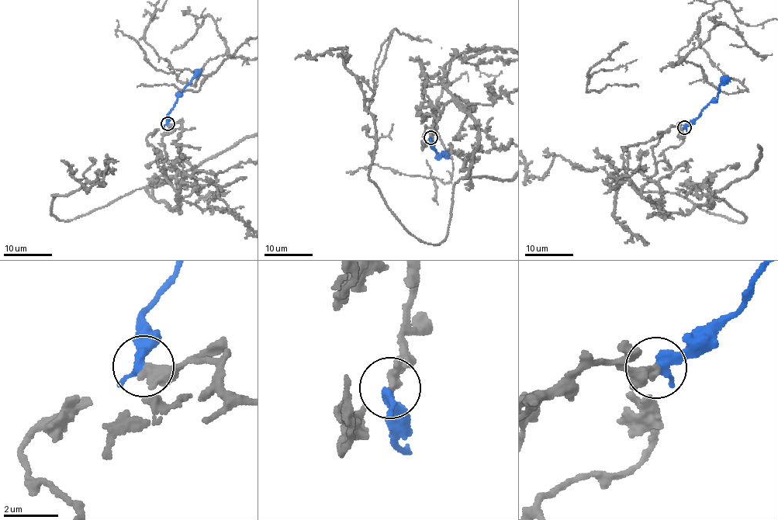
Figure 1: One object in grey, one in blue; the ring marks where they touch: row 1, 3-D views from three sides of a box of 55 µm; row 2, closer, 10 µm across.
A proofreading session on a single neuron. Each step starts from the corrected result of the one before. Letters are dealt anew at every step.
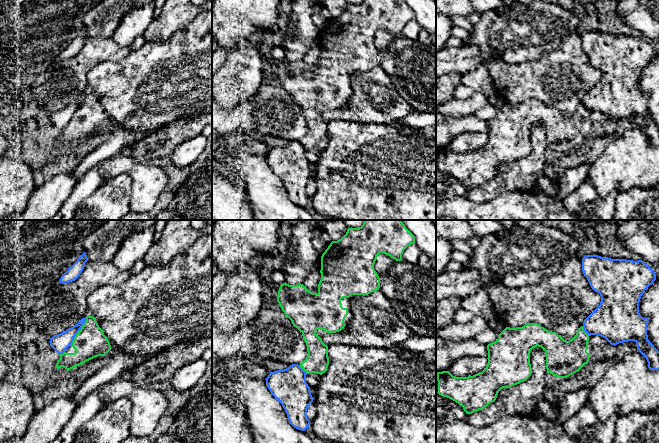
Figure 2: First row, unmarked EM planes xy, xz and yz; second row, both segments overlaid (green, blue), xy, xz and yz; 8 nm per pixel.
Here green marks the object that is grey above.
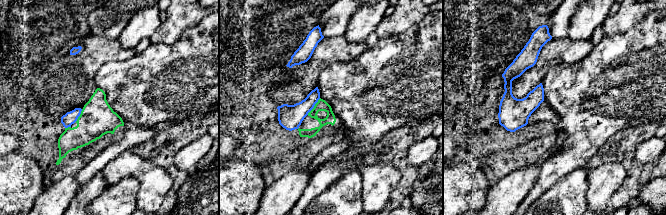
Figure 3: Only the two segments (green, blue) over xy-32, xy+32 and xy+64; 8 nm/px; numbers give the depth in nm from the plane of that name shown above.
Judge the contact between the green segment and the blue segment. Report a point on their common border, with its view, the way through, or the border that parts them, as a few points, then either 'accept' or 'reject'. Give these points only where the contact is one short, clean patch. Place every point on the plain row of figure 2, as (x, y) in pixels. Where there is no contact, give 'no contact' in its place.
xy (79, 107) | along xy (86, 93), (82, 103), (70, 120) | reject

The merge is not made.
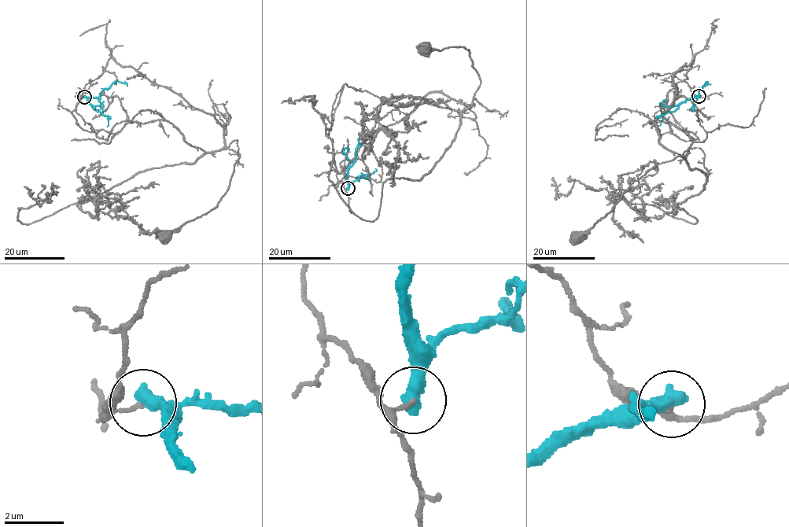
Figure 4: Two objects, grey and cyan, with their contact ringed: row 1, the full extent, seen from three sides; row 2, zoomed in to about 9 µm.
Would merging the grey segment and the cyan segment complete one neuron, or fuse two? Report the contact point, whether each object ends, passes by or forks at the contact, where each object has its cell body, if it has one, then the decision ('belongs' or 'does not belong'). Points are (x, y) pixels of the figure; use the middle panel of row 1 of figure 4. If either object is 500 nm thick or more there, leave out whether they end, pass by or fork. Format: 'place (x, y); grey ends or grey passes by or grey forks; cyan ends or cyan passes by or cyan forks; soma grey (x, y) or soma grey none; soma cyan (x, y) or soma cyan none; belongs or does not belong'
place (348, 188); soma grey (425, 48); soma cyan none; does not belong

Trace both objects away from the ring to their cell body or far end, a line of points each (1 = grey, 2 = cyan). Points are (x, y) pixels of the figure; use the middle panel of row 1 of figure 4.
1: (348, 189), (336, 175), (364, 138), (394, 124), (429, 93), (473, 105), (481, 79), (470, 49), (426, 49)
2: (348, 189), (347, 175), (355, 160), (355, 148), (362, 144)

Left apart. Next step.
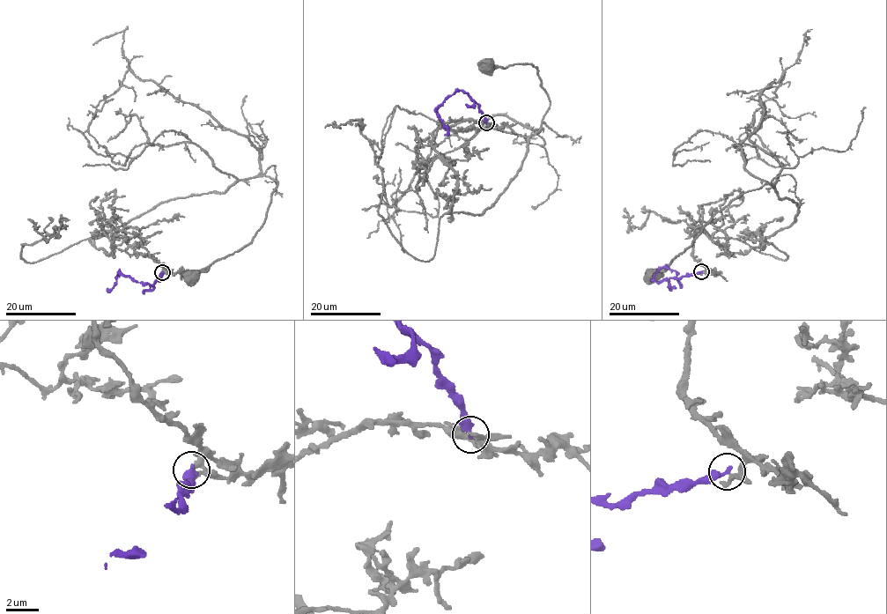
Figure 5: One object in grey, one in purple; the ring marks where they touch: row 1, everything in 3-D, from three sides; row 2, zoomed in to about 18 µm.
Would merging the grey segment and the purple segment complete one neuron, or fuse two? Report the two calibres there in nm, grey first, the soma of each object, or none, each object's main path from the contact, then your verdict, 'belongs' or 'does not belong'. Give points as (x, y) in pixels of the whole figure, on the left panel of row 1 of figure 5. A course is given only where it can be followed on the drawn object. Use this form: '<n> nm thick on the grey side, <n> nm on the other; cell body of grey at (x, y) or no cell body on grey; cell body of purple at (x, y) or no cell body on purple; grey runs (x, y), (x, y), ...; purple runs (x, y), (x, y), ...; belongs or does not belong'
220 nm thick on the grey side, 400 nm on the other; cell body of grey at (190, 277); no cell body on purple; grey runs (162, 273), (138, 229), (118, 230), (112, 255), (91, 239), (174, 199), (278, 182), (251, 241), (193, 275); purple runs (161, 272), (158, 280), (149, 284), (136, 282), (117, 272), (115, 285), (107, 291); does not belong

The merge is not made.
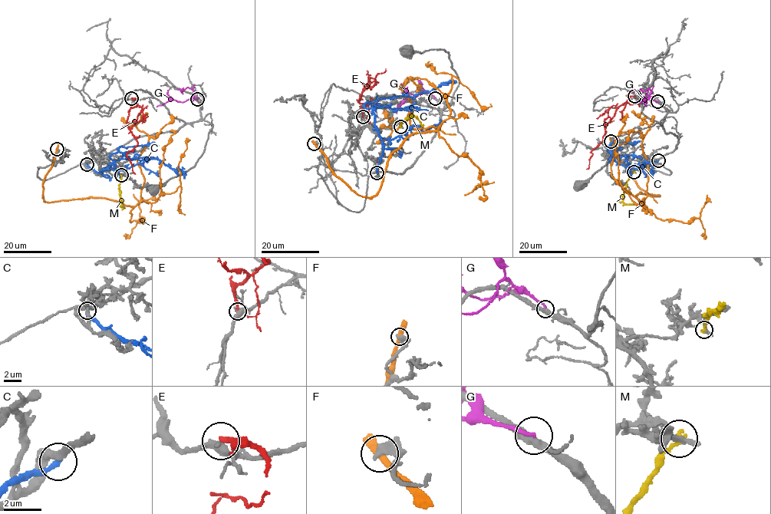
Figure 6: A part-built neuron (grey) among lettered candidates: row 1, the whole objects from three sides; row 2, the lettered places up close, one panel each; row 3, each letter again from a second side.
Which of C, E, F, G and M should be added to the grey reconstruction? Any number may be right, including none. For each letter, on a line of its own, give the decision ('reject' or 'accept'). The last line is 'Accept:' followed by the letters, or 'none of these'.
C: reject
E: reject
F: reject
G: reject
M: reject
Accept: none of these

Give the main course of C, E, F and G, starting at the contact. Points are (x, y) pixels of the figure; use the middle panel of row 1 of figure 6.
C: (377, 173), (383, 142), (372, 109), (364, 107), (364, 103), (381, 97), (415, 96), (446, 82), (456, 82)
E: (362, 116), (361, 110), (366, 107), (358, 101), (361, 93), (378, 82), (370, 82), (370, 78), (385, 68)
F: (314, 143), (346, 185), (373, 197), (403, 142), (439, 129), (413, 128), (403, 84)
G: (435, 98), (420, 88), (414, 98), (404, 100), (397, 113)

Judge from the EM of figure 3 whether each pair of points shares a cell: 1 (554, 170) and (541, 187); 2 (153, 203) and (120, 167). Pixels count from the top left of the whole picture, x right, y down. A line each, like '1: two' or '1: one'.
1: one
2: one

